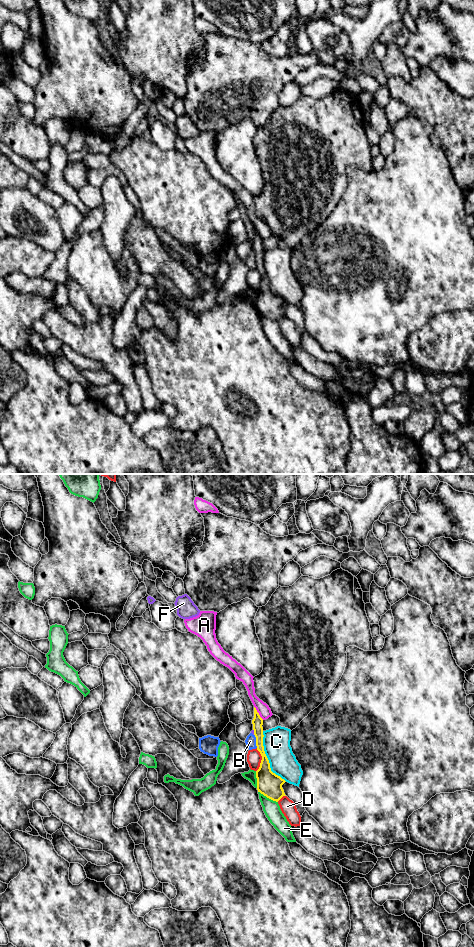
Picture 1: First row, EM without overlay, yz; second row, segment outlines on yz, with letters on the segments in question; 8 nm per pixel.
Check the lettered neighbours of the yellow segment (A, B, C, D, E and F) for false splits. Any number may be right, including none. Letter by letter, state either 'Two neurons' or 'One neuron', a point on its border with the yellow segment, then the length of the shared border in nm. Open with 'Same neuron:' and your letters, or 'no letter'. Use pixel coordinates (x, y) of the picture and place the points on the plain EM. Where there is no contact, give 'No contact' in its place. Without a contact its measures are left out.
Same neuron: no letter
A: Two neurons. Touches yellow at yz (258, 233). Shared border 130 nm
B: Two neurons. Touches yellow at yz (256, 261). Shared border 110 nm
C: Two neurons. Touches yellow at yz (267, 278). Shared border 460 nm
D: Two neurons. Touches yellow at yz (261, 280). Shared border 190 nm
E: Two neurons. Touches yellow at yz (268, 317). Shared border 180 nm
F: Two neurons. Touches yellow at yz (254, 252). Shared border 50 nm

